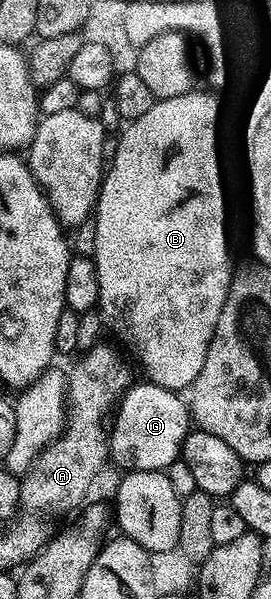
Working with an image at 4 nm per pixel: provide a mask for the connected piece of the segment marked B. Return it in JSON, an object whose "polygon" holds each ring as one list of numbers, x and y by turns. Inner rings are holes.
{"polygon":[[192,90,181,94,177,98,165,98,164,100,156,100,152,108,146,114,141,114,141,118,130,121,126,125,127,128,119,136,119,145,115,148,115,157,110,157,109,167,106,169,103,177,103,185,99,188,99,200,95,204,93,213,93,224,95,220,95,252,93,251,93,259,95,261,95,269,97,270,97,286,99,287,99,303,97,311,104,329,107,328,124,344,127,348,135,351,135,356,139,359,139,364,143,367,143,376,148,381,157,386,174,389,187,390,190,389,191,383,197,378,197,374,201,374,201,366,205,366,205,354,209,354,209,342,213,338,213,330,217,330,217,318,221,318,221,306,225,306,225,298,229,294,229,286,233,275,233,267,231,268,231,248,227,245,227,196,223,193,223,172,219,169,219,106,209,96,198,90]]}

